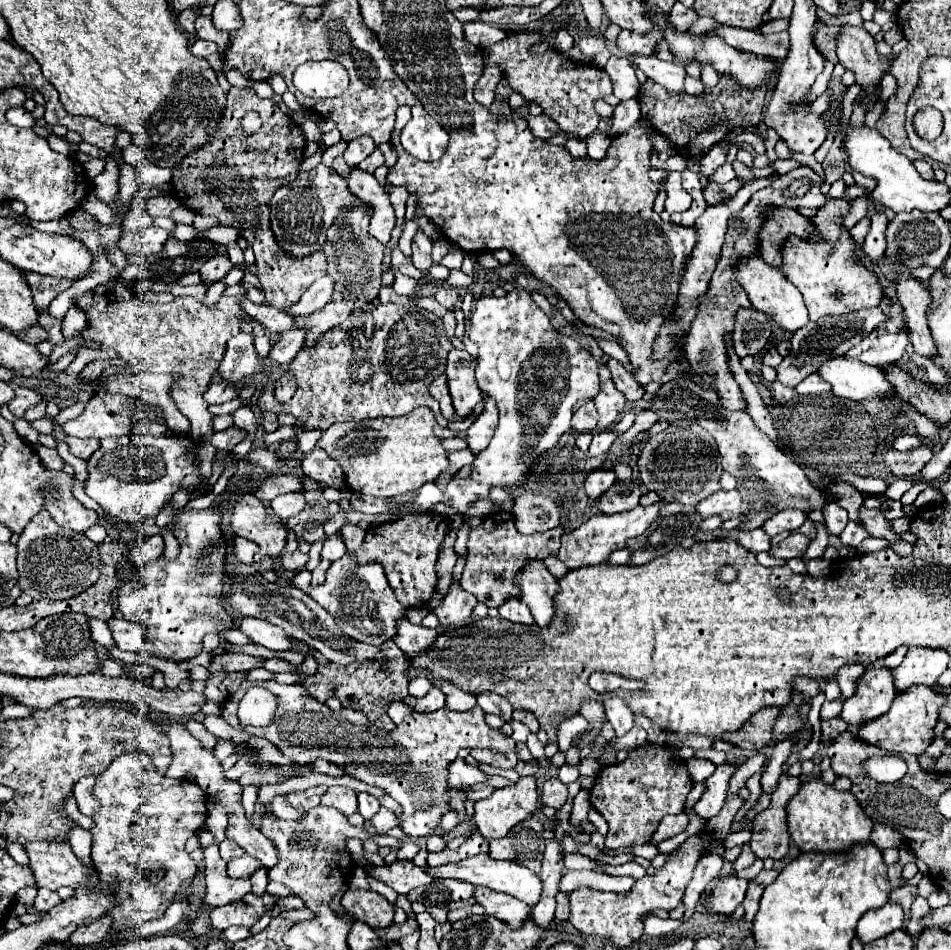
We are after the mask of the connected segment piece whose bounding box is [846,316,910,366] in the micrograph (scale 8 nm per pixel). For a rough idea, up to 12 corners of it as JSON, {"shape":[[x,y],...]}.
{"shape":[[886,318],[846,358],[870,366],[900,360],[910,342],[904,320]]}

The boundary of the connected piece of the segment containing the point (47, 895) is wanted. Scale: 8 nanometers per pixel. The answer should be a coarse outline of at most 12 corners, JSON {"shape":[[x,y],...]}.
{"shape":[[38,888],[34,908],[48,912],[60,896],[48,888]]}

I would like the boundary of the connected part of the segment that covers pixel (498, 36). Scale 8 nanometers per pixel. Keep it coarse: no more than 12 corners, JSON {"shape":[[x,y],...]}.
{"shape":[[482,20],[466,22],[468,42],[490,48],[506,38],[506,32]]}

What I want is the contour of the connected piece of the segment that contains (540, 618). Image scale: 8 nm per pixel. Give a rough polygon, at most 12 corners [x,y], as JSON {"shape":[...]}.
{"shape":[[526,560],[514,584],[538,626],[554,614],[558,582],[540,560]]}

